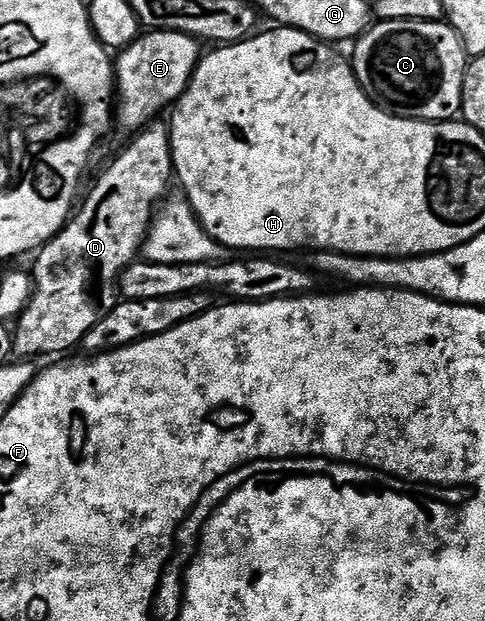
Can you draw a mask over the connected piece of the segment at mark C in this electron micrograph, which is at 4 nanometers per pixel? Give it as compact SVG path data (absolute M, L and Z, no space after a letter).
M377 20L375 24L369 27L362 36L355 38L351 46L350 64L361 87L367 91L369 97L380 106L381 109L387 109L396 114L397 117L415 117L418 121L450 121L461 116L460 104L462 103L462 83L464 82L464 73L468 69L469 56L462 47L458 35L444 21L381 21Z

